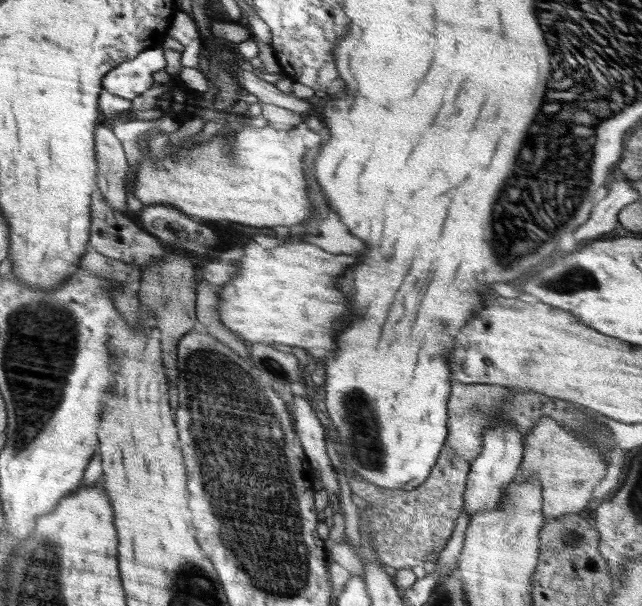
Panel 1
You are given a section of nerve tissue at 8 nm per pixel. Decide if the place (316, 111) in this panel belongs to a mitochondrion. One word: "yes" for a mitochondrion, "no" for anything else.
no

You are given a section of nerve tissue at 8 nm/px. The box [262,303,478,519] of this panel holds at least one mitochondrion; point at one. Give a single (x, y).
(365, 443)

